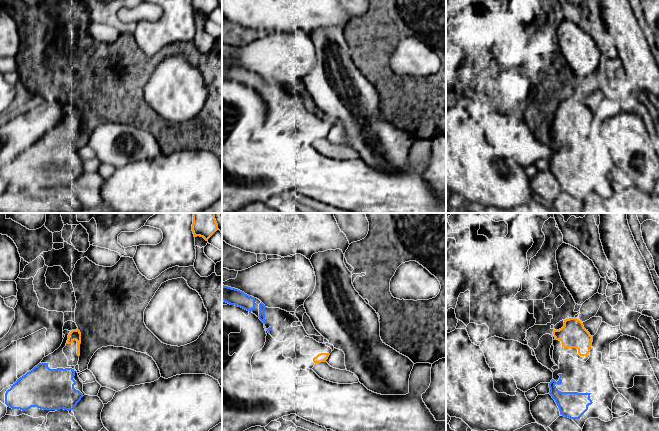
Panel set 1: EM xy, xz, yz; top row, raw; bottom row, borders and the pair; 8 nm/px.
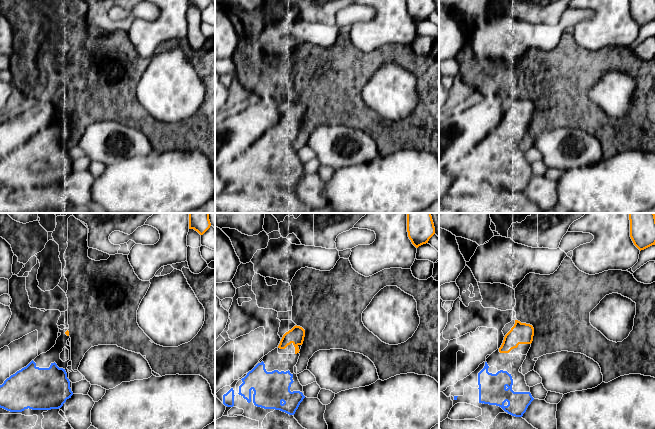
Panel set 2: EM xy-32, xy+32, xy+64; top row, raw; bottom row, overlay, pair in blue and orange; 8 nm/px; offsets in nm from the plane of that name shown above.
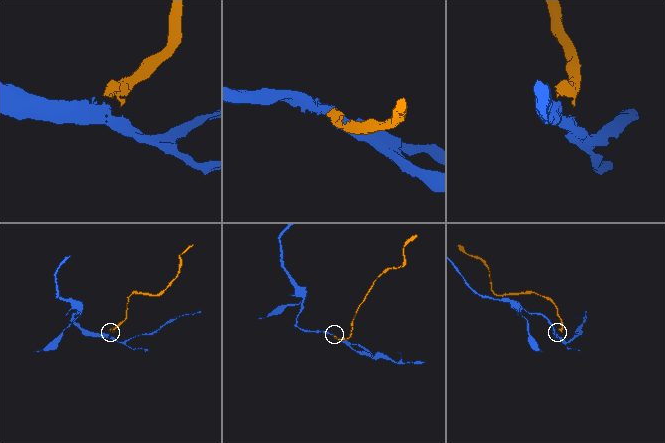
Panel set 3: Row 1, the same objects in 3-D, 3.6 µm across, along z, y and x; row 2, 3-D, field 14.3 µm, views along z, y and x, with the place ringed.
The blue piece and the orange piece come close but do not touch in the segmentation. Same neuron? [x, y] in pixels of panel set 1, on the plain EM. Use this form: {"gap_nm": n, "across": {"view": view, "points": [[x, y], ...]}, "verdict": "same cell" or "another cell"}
{"gap_nm": 120, "across": {"view": "xy", "points": [[71, 144], [78, 131]]}, "verdict": "same cell"}

